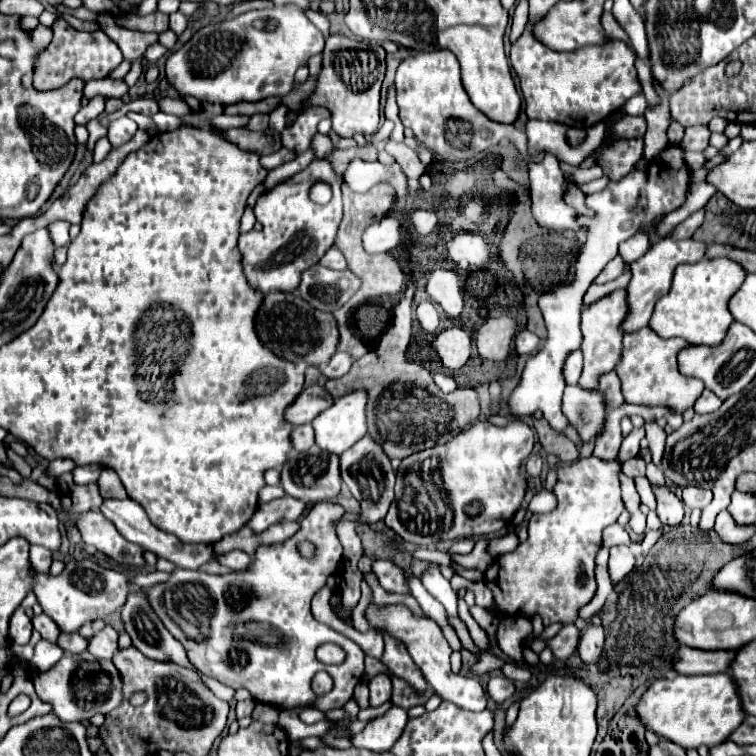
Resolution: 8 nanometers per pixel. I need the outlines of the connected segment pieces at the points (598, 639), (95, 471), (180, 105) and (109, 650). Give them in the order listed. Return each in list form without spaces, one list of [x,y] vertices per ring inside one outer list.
[[[602,625],[588,627],[578,645],[580,659],[586,665],[594,665],[602,659],[602,649],[604,649],[604,627]]]
[[[84,465],[84,467],[76,467],[72,473],[76,475],[76,483],[80,481],[98,481],[98,475],[104,467],[102,465]]]
[[[161,97],[158,98],[158,103],[162,112],[172,114],[180,118],[194,114],[194,110],[179,97],[174,99],[170,97]]]
[[[106,625],[90,639],[88,651],[98,659],[110,659],[118,651],[118,633],[110,625]]]

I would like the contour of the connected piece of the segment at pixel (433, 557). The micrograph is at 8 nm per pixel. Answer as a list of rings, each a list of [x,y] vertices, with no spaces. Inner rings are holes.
[[[417,547],[412,553],[413,558],[427,561],[429,563],[436,563],[443,566],[451,567],[451,560],[450,557],[444,551],[439,551],[437,549],[427,548],[424,549],[422,552],[421,547]],[[446,557],[446,558],[445,558]]]

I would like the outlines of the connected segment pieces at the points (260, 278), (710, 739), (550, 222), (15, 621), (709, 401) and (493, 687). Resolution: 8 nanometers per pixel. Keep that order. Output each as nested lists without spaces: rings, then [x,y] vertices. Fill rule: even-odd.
[[[312,161],[304,171],[278,183],[274,189],[262,193],[256,201],[254,213],[262,221],[262,231],[250,231],[240,237],[240,251],[244,255],[244,269],[248,283],[260,293],[270,291],[294,291],[300,285],[302,273],[316,265],[324,253],[334,245],[338,225],[342,221],[340,199],[342,175],[334,173],[330,161]],[[316,177],[324,177],[332,185],[332,201],[328,205],[316,205],[308,197],[310,183]]]
[[[716,673],[716,675],[678,675],[674,679],[658,679],[652,683],[652,687],[644,693],[638,715],[646,727],[650,727],[654,733],[658,733],[664,739],[670,739],[678,743],[684,749],[698,749],[700,745],[712,747],[724,743],[736,727],[744,721],[744,709],[738,693],[736,679],[728,673]]]
[[[544,155],[538,163],[528,161],[527,167],[530,173],[531,210],[536,221],[554,231],[580,229],[580,217],[576,219],[576,211],[564,203],[560,161],[552,155]]]
[[[18,607],[12,617],[10,617],[10,629],[8,629],[8,637],[12,643],[16,645],[24,645],[30,641],[32,635],[32,623],[28,619],[28,615],[24,613],[22,607]]]
[[[704,389],[702,395],[694,403],[694,409],[696,409],[696,413],[712,413],[720,405],[722,405],[722,401],[716,397],[716,393],[712,393],[710,389]]]
[[[492,677],[488,683],[488,695],[494,703],[504,703],[508,697],[514,695],[514,683],[506,677]]]

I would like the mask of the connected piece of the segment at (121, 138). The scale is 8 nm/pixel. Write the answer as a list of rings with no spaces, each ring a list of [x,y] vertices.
[[[128,117],[114,119],[108,125],[108,141],[112,143],[112,147],[120,147],[126,141],[130,141],[130,137],[136,133],[136,129],[138,129],[138,125]]]

